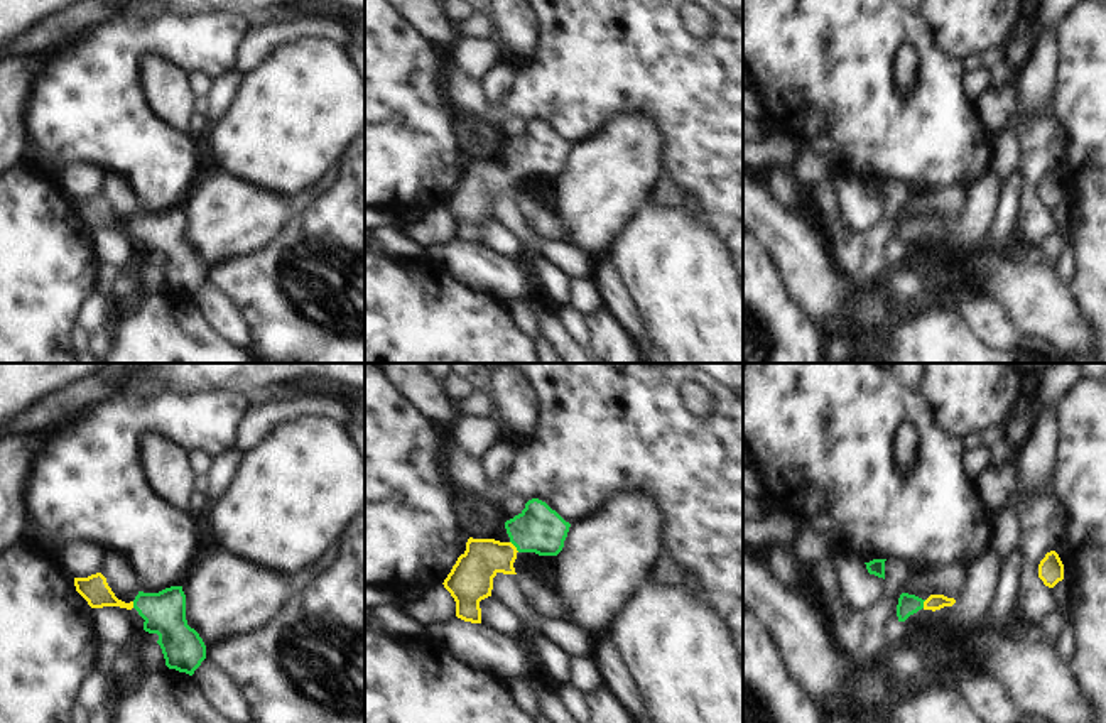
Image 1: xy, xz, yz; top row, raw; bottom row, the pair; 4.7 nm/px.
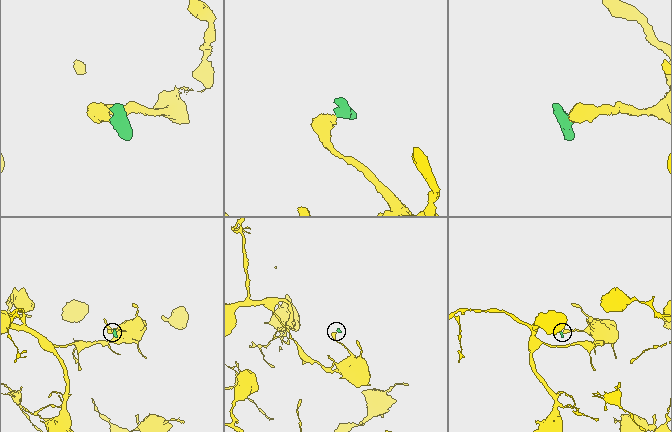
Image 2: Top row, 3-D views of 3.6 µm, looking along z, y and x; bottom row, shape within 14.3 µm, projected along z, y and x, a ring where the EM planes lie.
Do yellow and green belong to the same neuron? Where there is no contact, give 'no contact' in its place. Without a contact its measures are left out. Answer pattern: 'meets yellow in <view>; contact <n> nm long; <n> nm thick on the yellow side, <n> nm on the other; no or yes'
meets yellow in xz; contact 70 nm long; 200 nm thick on the yellow side, 220 nm on the other; yes

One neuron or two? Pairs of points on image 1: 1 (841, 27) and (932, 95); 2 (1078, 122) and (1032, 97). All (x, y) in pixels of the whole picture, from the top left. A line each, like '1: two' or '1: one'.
1: one
2: two

